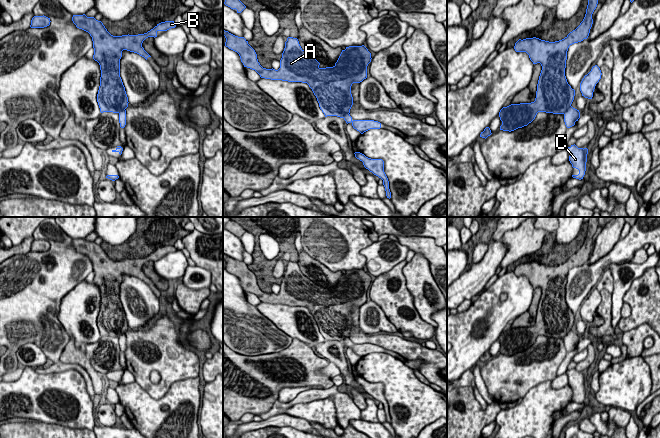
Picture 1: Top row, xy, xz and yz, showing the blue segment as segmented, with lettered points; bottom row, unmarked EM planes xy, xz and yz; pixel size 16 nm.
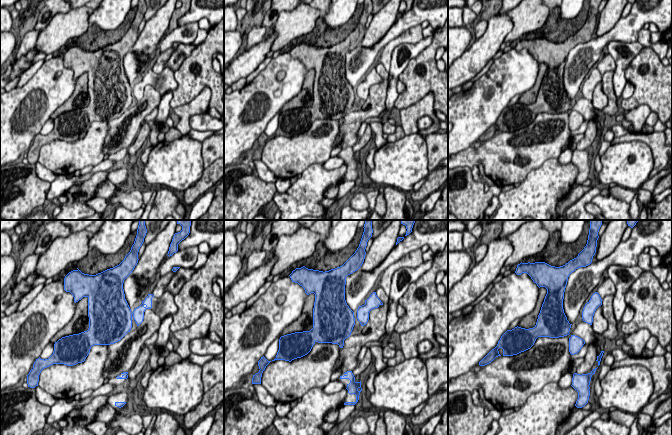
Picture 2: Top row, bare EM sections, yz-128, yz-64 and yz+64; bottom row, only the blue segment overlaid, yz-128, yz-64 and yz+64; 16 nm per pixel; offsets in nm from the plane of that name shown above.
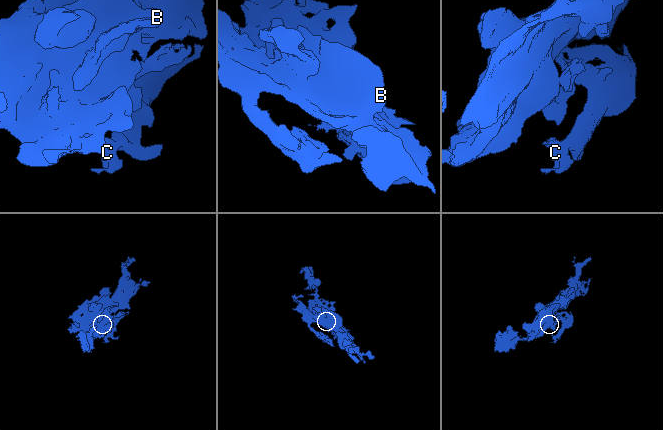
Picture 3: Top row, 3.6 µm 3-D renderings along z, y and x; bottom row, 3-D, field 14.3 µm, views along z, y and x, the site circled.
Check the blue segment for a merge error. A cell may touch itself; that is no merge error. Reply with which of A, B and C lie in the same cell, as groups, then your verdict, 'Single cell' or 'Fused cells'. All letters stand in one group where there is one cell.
Groups: A B / C. Fused cells

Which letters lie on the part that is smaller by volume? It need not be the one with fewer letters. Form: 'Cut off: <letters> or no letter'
Cut off: C

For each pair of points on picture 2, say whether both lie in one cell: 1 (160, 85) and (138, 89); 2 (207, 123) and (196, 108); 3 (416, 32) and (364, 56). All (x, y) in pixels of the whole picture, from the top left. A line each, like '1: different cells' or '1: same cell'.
1: same cell
2: different cells
3: different cells

